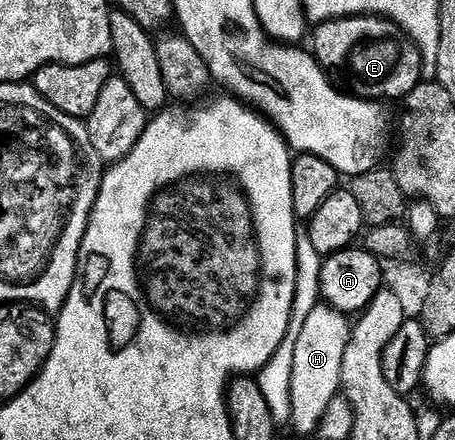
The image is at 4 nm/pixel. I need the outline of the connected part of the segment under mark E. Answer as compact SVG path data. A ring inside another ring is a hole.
M335 17L332 21L319 22L315 29L311 34L310 49L316 62L337 86L343 87L352 96L377 103L399 102L420 84L420 48L399 25L387 17Z

